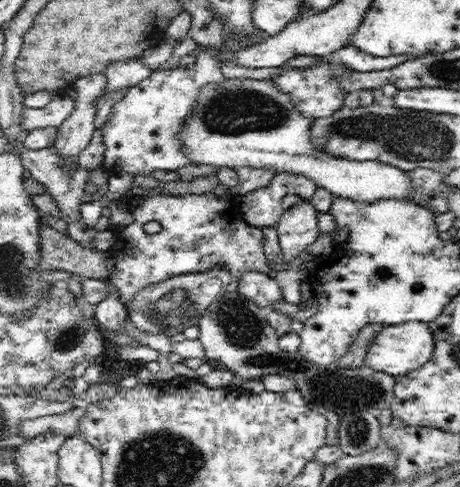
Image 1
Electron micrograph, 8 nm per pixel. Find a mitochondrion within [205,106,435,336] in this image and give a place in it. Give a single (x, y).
(384, 274)

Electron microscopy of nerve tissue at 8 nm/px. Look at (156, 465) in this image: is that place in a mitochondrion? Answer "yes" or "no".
yes

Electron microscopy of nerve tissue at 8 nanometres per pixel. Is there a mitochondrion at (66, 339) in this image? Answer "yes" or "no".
yes

